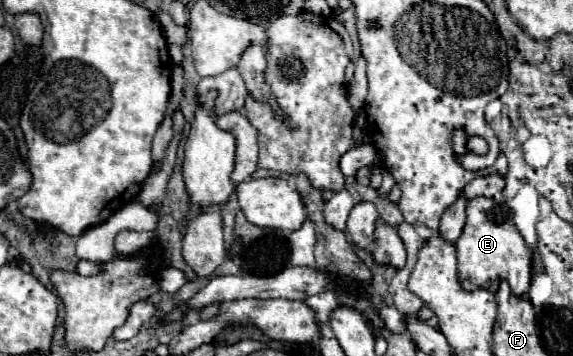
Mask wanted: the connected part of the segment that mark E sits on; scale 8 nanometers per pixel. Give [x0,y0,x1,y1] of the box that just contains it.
[455,198,531,296]

